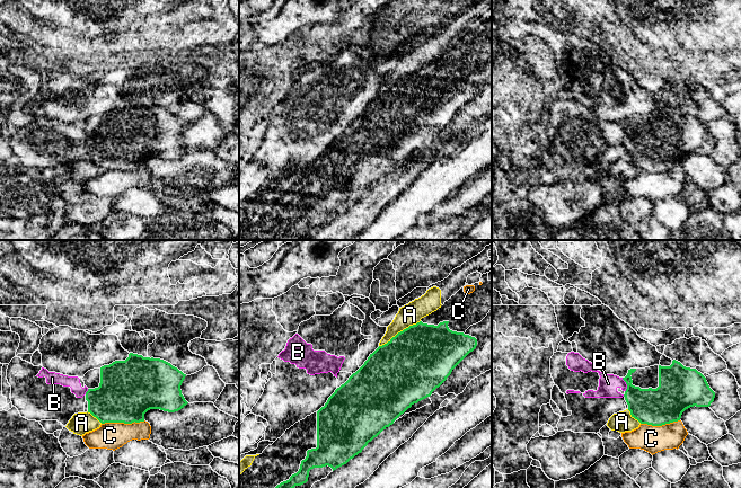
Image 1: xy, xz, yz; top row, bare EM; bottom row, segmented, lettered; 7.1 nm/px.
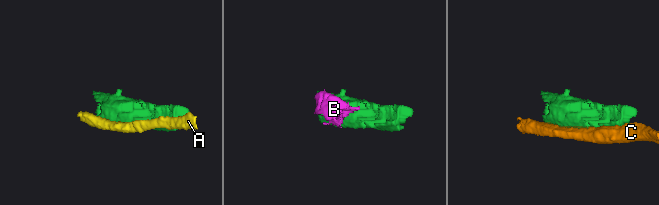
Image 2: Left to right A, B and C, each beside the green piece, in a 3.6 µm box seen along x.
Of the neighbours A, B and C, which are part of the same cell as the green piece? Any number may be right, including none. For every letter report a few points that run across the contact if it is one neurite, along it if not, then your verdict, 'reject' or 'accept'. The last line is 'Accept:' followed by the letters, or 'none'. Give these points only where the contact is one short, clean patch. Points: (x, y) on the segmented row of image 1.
A: reject
B: line yz (622, 378), (626, 384), (625, 391); reject
C: reject
Accept: none

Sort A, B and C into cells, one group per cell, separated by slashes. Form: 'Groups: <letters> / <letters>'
Groups: A / B / C

